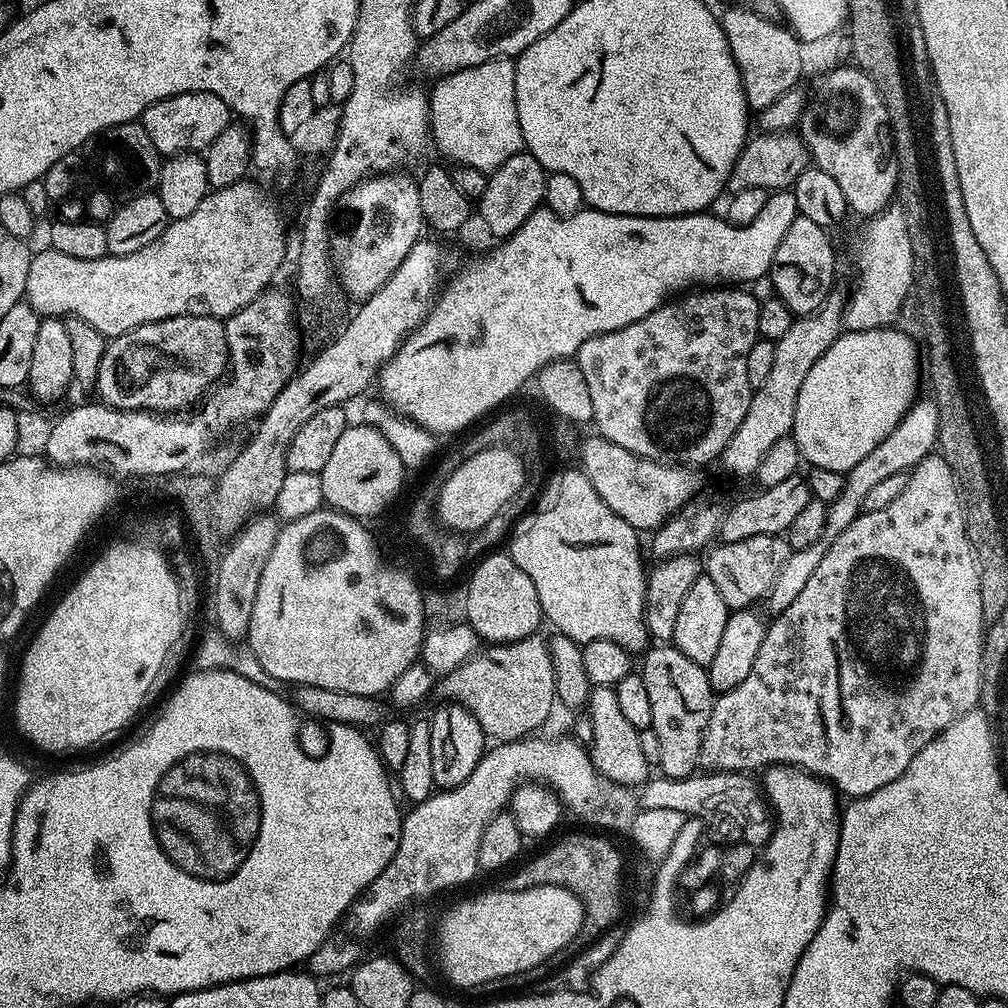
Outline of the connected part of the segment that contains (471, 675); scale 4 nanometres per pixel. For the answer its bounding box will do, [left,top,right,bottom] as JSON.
[436,635,555,743]

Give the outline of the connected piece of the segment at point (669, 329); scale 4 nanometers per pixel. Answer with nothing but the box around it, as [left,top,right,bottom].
[574,286,760,466]

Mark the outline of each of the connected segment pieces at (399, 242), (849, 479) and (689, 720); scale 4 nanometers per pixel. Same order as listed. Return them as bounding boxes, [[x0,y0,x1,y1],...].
[[330,170,426,302],[766,398,939,614],[642,642,714,778]]

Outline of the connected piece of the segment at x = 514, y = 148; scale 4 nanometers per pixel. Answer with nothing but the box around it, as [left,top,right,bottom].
[430,59,524,174]

